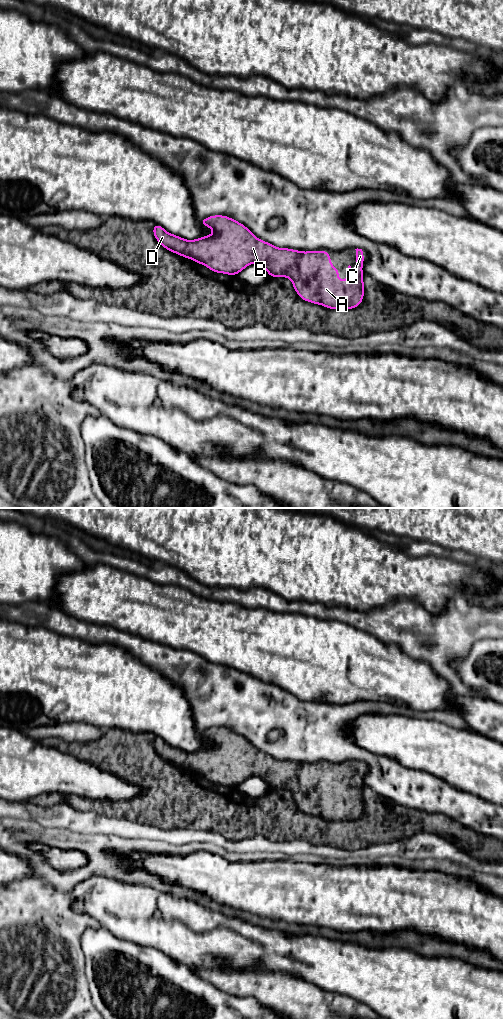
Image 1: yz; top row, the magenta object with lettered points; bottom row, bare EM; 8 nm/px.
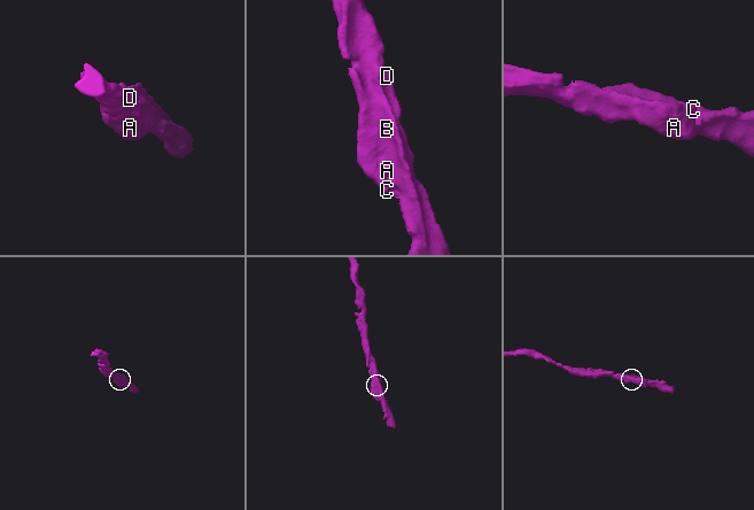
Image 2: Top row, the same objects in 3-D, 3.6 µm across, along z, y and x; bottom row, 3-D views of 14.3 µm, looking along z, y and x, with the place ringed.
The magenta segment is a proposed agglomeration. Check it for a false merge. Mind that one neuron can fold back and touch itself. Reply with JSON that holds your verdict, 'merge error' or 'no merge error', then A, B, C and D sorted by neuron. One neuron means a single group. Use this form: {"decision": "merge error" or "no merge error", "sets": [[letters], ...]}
{"decision": "no merge error", "sets": [["A", "B", "C", "D"]]}

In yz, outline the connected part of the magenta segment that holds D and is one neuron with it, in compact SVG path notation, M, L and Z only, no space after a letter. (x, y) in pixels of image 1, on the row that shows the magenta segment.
M213 215L205 219L201 219L203 226L209 227L214 231L213 234L202 236L199 239L187 240L177 235L167 232L160 225L153 225L153 235L159 244L184 258L191 259L201 265L206 266L208 269L215 273L223 273L226 275L238 275L250 264L258 264L262 266L270 277L286 277L289 278L293 284L295 292L299 297L307 302L322 305L328 309L354 309L358 307L364 298L364 281L363 269L364 253L362 249L356 250L356 266L355 266L355 279L350 278L351 266L346 269L347 279L341 280L337 275L340 273L331 263L331 257L326 250L316 251L299 251L290 248L279 248L271 243L257 238L245 225L224 215Z

